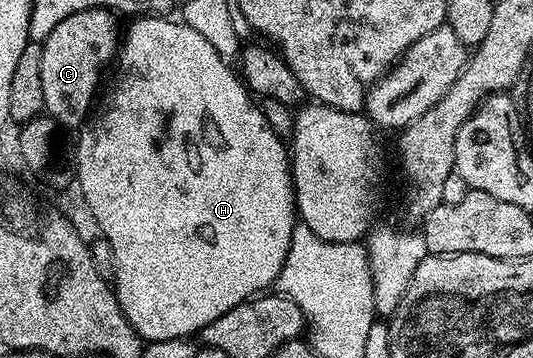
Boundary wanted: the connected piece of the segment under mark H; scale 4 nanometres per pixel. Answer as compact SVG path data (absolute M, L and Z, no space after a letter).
M140 17L132 26L125 28L122 33L122 44L118 54L118 60L115 62L116 82L112 85L112 90L108 93L108 98L104 101L104 106L79 130L80 138L76 141L76 177L80 180L80 193L84 196L84 201L88 204L88 209L92 212L92 217L96 220L96 225L100 228L99 236L109 241L110 247L113 248L113 259L115 273L114 292L120 309L124 313L125 319L132 324L133 329L145 342L153 342L160 340L174 340L176 338L191 338L193 335L199 334L202 327L206 327L206 323L214 323L214 319L218 319L218 315L226 315L226 311L230 311L234 307L238 307L243 301L247 301L257 295L263 294L267 285L272 285L280 277L280 272L286 269L289 264L289 253L292 245L292 235L296 231L298 224L298 214L296 212L296 188L292 186L292 162L290 160L290 149L286 144L285 138L276 134L270 123L267 122L263 115L261 106L254 100L253 94L247 85L238 76L237 70L232 69L231 64L227 60L220 57L218 51L214 49L200 35L194 31L193 27L181 23L179 20L167 21L164 17Z

